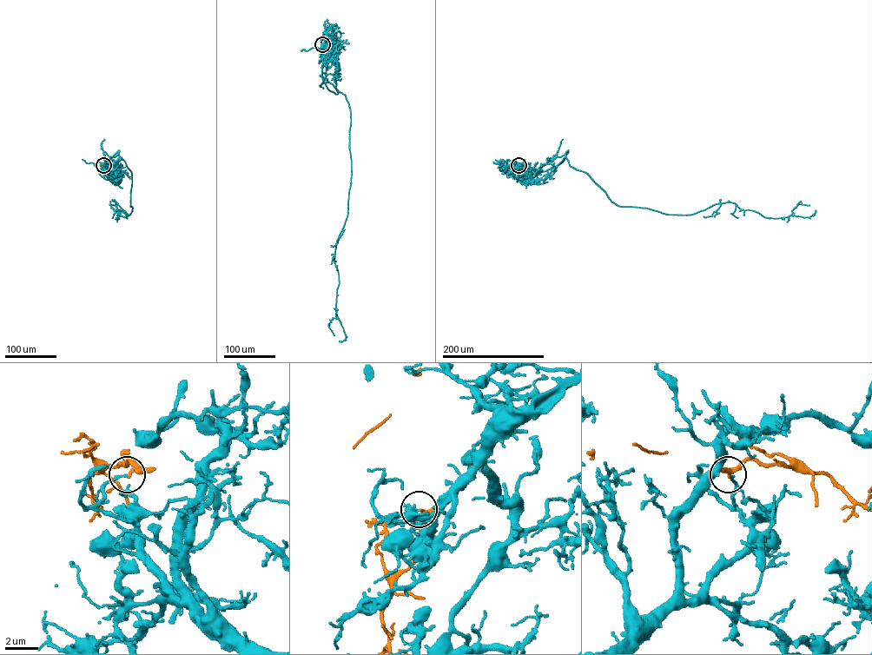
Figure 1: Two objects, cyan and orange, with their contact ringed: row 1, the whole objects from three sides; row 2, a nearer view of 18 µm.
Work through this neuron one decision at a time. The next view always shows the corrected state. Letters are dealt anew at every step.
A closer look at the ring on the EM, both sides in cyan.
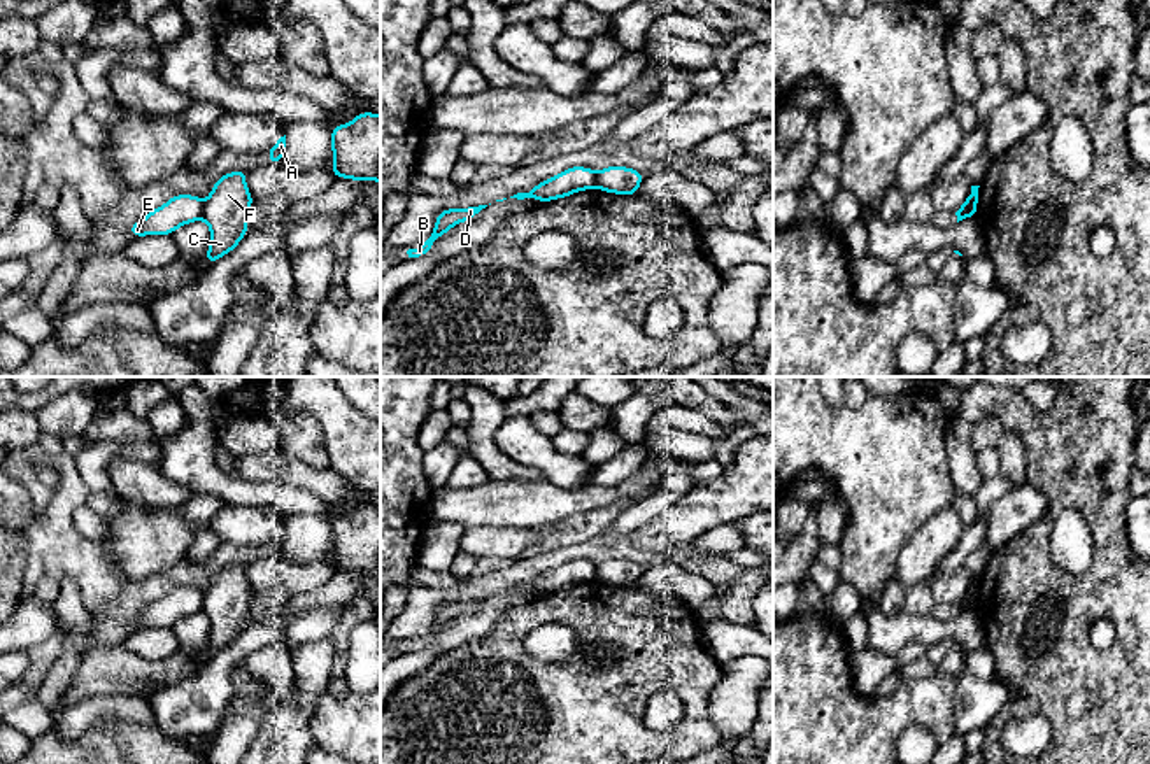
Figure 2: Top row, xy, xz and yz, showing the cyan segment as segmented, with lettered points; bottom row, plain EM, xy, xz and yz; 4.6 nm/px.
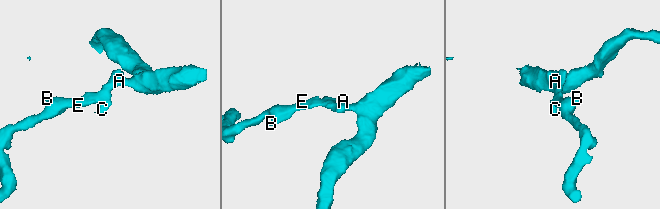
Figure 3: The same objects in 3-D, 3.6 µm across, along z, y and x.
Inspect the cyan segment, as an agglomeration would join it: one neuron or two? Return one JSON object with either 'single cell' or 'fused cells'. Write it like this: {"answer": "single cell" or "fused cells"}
{"answer": "fused cells"}

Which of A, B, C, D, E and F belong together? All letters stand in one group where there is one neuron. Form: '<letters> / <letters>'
A C F / B D E

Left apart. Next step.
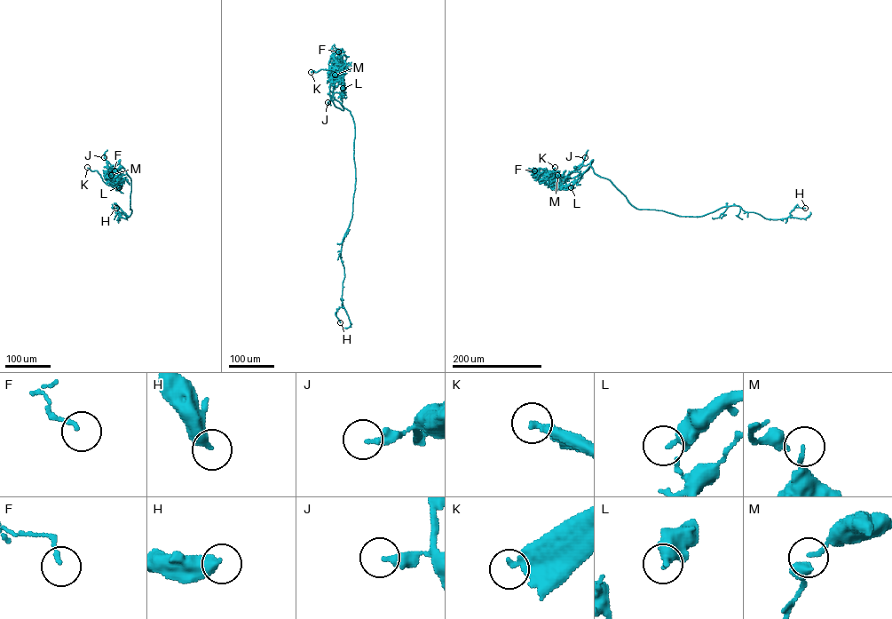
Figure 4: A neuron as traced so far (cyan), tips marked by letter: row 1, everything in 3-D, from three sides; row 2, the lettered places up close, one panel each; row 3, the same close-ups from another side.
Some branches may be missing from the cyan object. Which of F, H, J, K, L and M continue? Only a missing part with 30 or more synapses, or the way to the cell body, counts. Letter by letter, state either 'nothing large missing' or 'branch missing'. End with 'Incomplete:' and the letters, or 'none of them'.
F: nothing large missing
H: nothing large missing
J: nothing large missing
K: branch missing
L: nothing large missing
M: nothing large missing
Incomplete: K

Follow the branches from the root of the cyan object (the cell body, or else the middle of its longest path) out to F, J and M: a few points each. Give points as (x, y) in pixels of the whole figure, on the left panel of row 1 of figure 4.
F: (131, 209), (130, 179), (120, 160), (106, 175), (106, 179), (117, 183), (108, 178), (108, 171), (114, 170)
J: (131, 209), (130, 178), (119, 162), (111, 165), (104, 157)
M: (131, 209), (130, 178), (119, 162), (109, 168), (111, 175)

